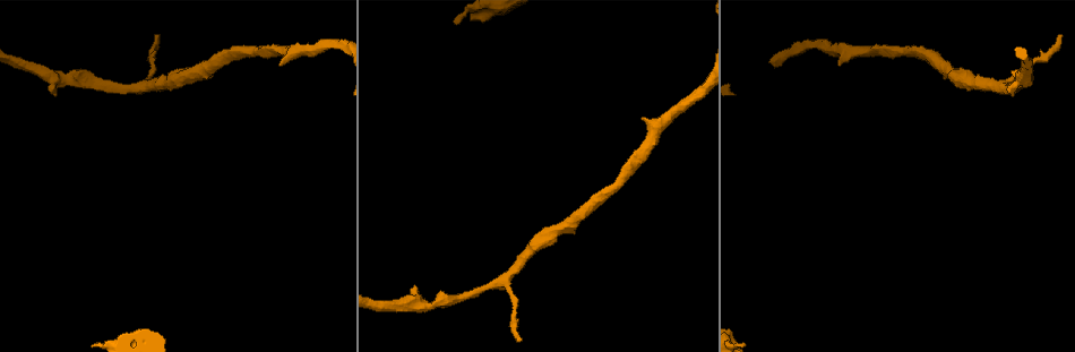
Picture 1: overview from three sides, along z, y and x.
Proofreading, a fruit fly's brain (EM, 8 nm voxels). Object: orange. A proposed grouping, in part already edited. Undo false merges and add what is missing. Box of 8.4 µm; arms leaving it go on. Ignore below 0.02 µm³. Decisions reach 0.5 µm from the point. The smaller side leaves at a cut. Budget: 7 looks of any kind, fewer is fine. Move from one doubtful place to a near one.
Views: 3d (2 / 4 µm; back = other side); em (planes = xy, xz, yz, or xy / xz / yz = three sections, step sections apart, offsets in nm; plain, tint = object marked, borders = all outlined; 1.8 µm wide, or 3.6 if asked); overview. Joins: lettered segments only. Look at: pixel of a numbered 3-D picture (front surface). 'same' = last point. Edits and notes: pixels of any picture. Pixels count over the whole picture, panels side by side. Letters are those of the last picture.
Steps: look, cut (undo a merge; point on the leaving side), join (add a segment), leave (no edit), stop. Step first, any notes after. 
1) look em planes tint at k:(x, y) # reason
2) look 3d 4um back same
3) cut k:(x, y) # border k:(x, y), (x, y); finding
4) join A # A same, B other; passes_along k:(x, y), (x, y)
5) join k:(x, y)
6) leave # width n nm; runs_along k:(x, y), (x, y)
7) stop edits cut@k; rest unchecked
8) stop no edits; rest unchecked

look em planes borders at 1:(517, 339) # thin end

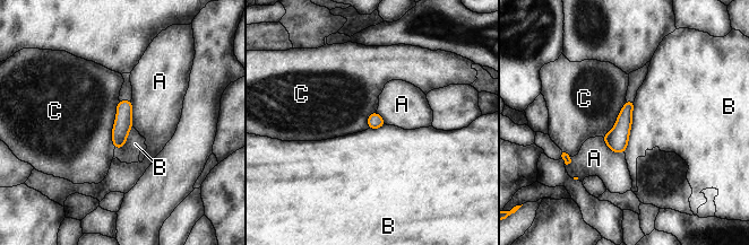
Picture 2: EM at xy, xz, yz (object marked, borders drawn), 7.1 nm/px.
leave # A other, B other, C other; border 2:(119, 101), (112, 129), (113, 148); no lettered segment goes on from it

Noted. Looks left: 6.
look em planes borders at 1:(507, 281) # a fork

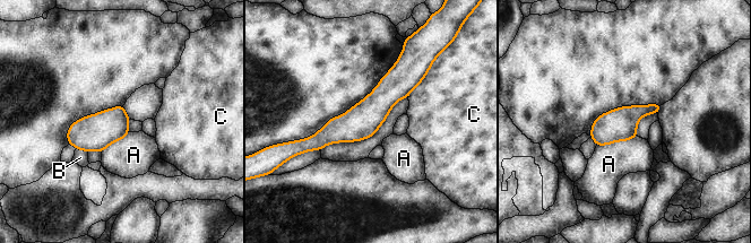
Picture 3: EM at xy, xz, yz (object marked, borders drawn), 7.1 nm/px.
leave # width 240 nm; A other, B other, C other; one neuron here

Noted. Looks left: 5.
look em 3.6um planes borders at 1:(54, 96) # an open end

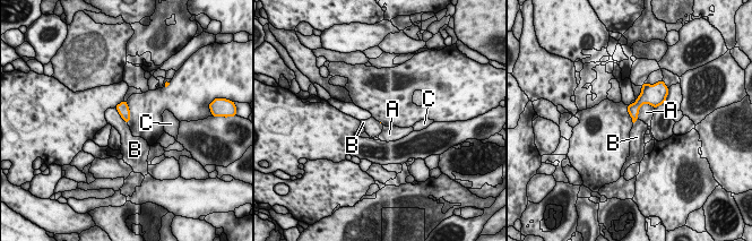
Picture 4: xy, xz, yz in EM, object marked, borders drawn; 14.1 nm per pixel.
leave # A other, B other, C other; border 4:(114, 108), (127, 123); none of them fits

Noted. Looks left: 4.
stop no edits; rest unchecked

